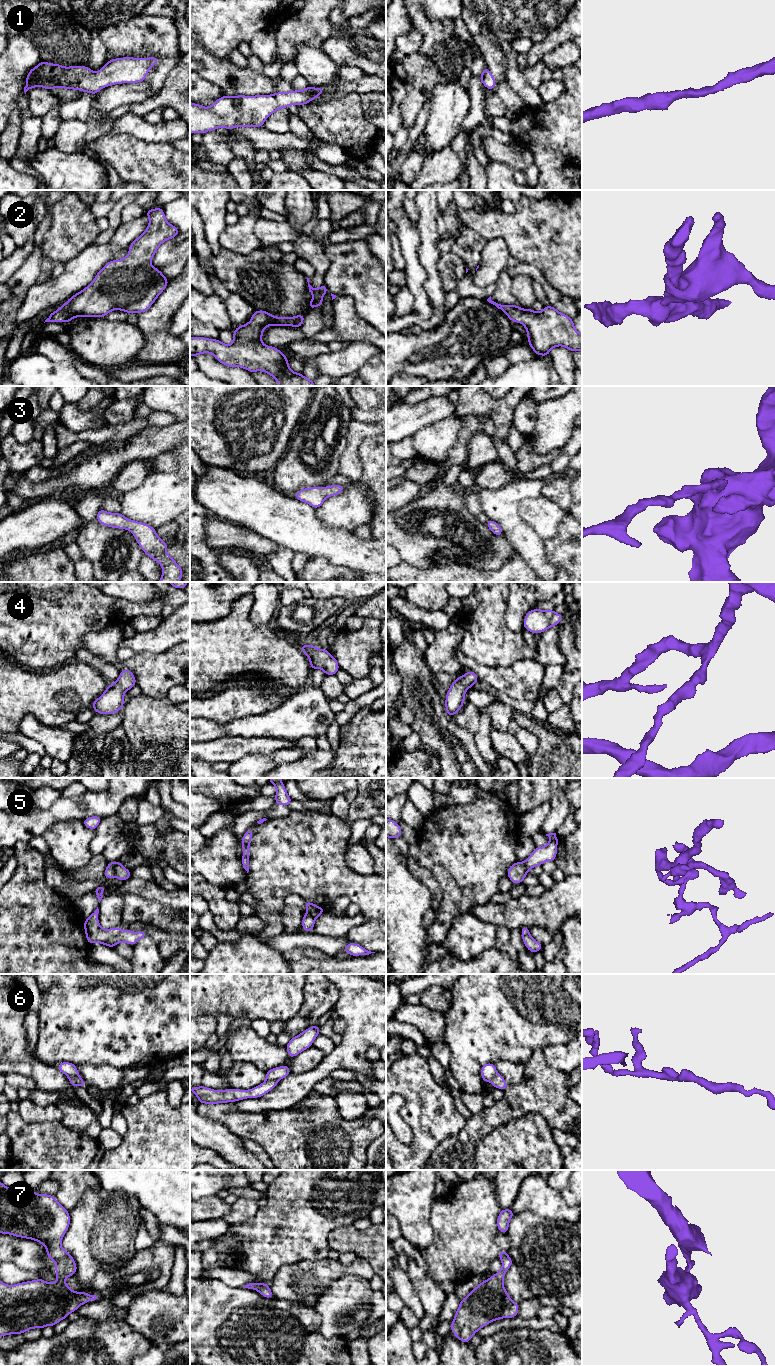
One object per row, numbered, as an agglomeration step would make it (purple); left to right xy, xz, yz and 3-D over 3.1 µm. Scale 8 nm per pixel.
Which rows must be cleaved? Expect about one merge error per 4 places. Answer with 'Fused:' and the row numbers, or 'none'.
Fused: 5, 6, 7

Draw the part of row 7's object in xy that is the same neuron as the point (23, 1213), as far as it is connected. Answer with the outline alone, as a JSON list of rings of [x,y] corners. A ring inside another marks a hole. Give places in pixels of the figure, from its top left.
[[[0,1181],[0,1233],[44,1245],[47,1257],[58,1262],[70,1256],[61,1246],[70,1226],[69,1211],[48,1194],[36,1194],[25,1183],[6,1187]]]

